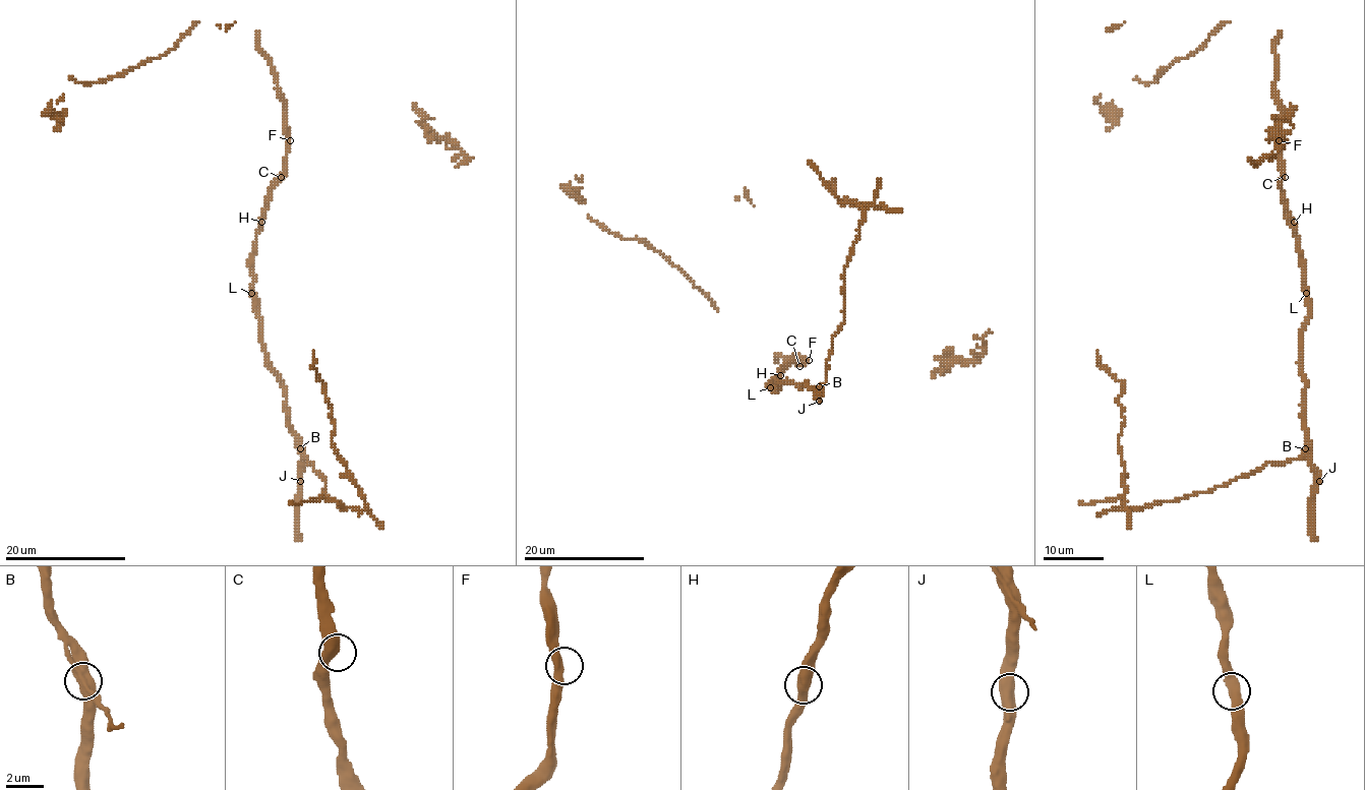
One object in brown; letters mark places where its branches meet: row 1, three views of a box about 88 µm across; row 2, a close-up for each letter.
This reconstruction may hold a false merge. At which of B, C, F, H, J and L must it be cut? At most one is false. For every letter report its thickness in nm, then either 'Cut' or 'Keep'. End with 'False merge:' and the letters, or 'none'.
B: Thickness 550 nm. Keep
C: Thickness 550 nm. Keep
F: Thickness 480 nm. Keep
H: Thickness 550 nm. Keep
J: Thickness 550 nm. Keep
L: Thickness 500 nm. Keep
False merge: none

